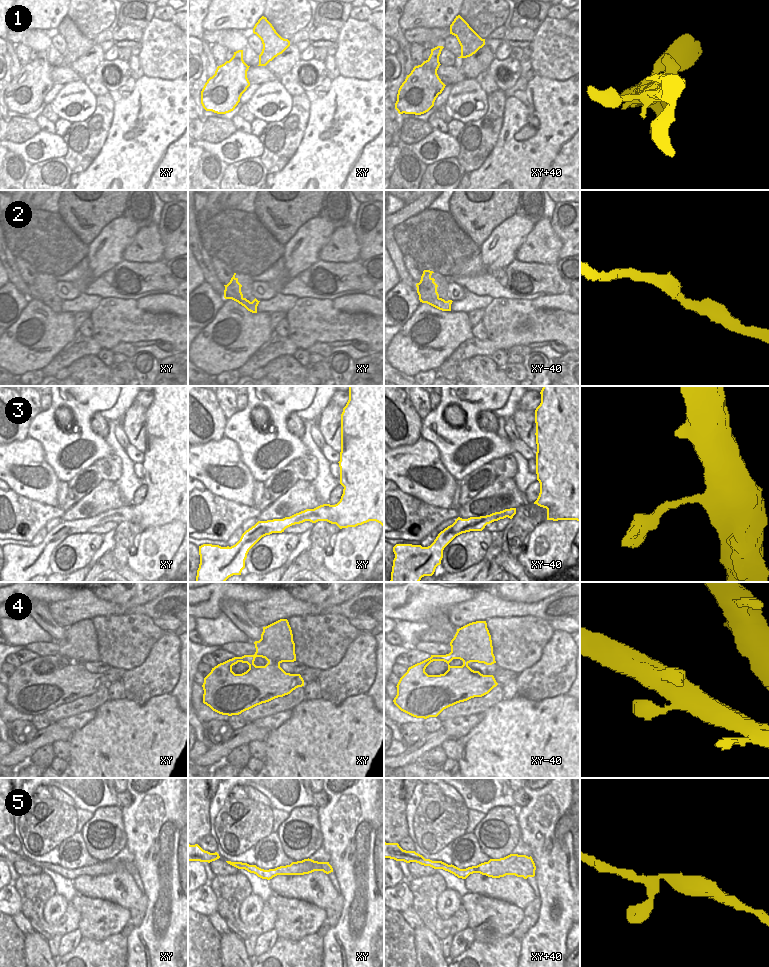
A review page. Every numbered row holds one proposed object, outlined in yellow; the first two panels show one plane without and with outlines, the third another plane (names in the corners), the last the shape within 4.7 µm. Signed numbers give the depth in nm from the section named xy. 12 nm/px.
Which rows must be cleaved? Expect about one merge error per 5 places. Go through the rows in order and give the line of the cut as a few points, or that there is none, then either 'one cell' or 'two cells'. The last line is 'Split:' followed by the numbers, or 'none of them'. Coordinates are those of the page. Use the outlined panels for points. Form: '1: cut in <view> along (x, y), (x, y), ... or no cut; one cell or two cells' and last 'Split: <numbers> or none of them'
1: no cut; one cell
2: no cut; one cell
3: no cut; one cell
4: no cut; one cell
5: no cut; one cell
Split: none of them

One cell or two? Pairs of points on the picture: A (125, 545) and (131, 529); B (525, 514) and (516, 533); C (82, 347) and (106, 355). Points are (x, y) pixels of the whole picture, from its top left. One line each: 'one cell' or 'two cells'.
A: one cell
B: one cell
C: two cells

